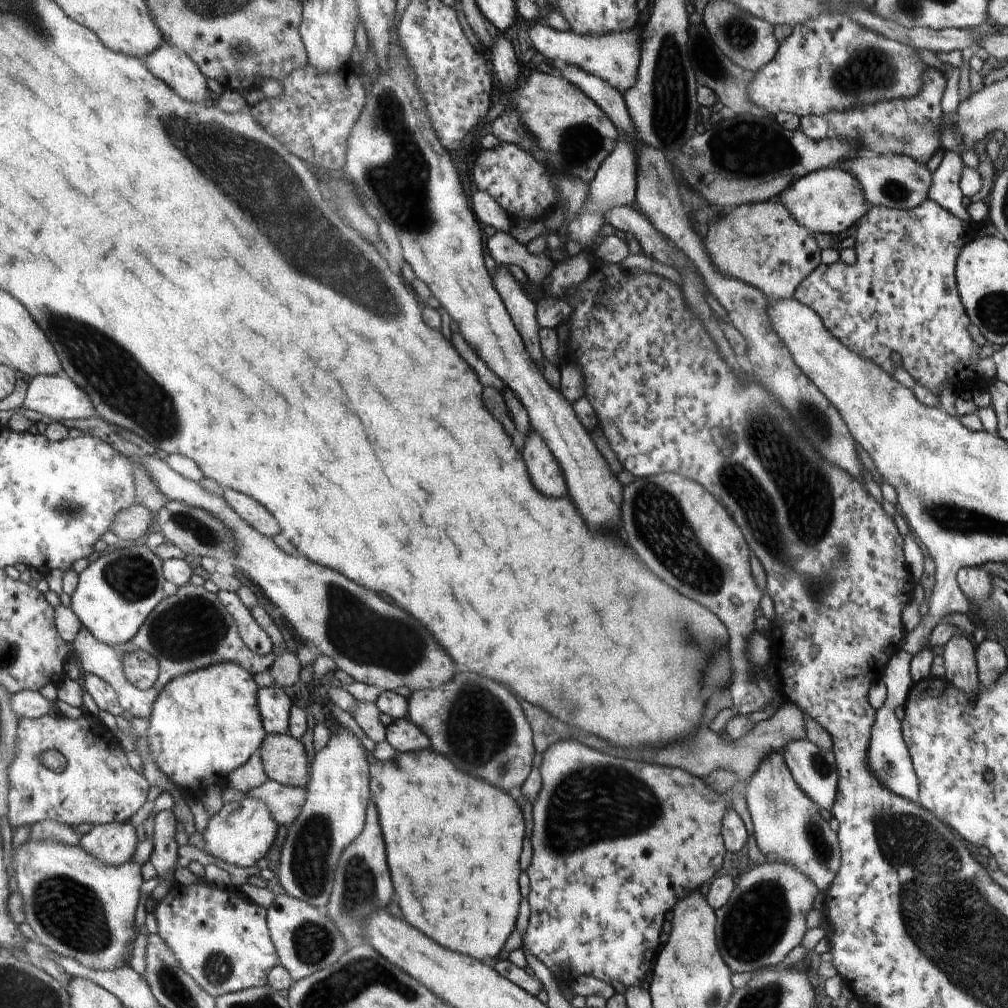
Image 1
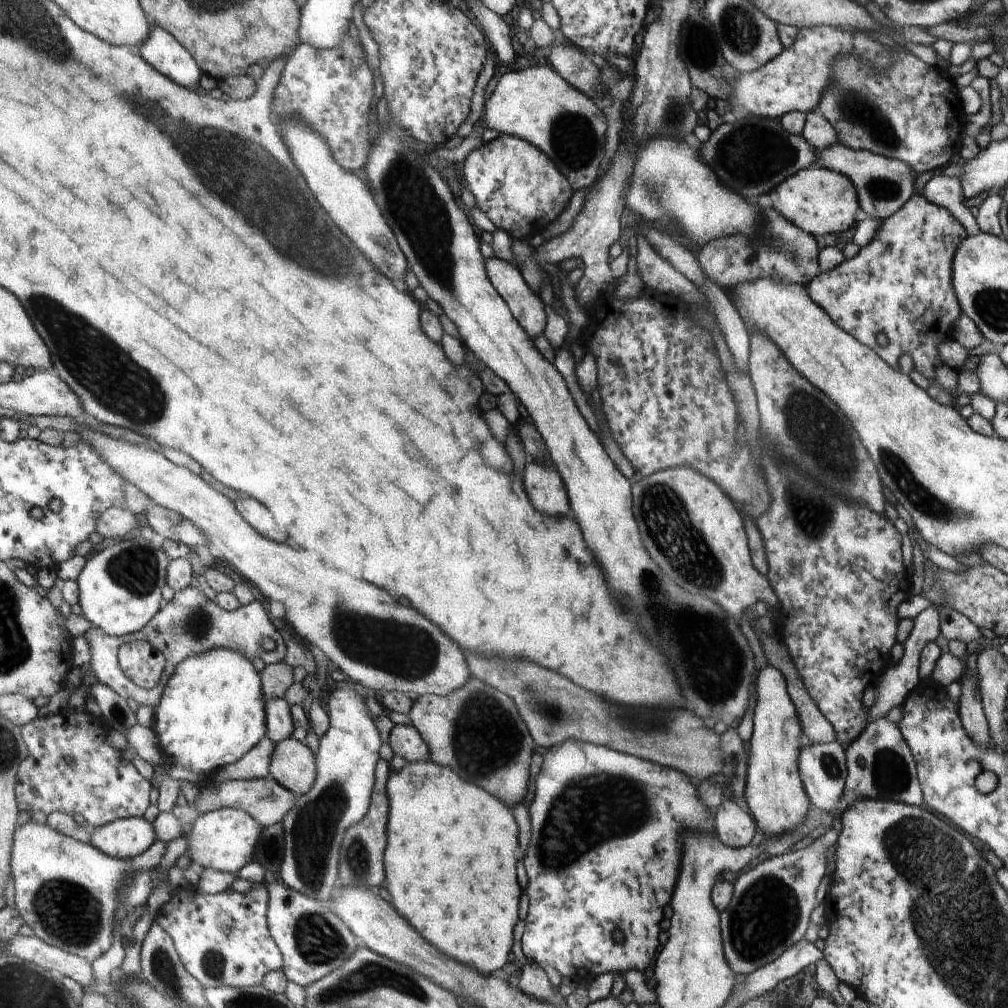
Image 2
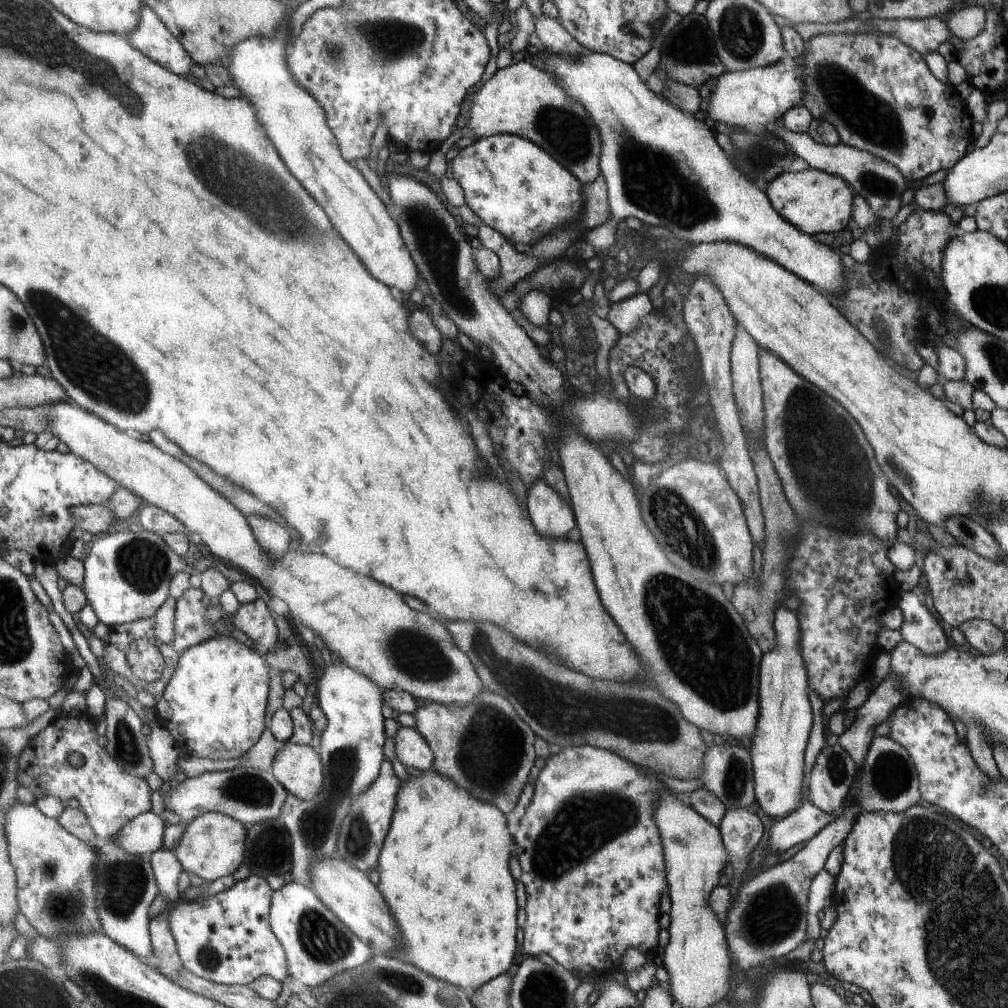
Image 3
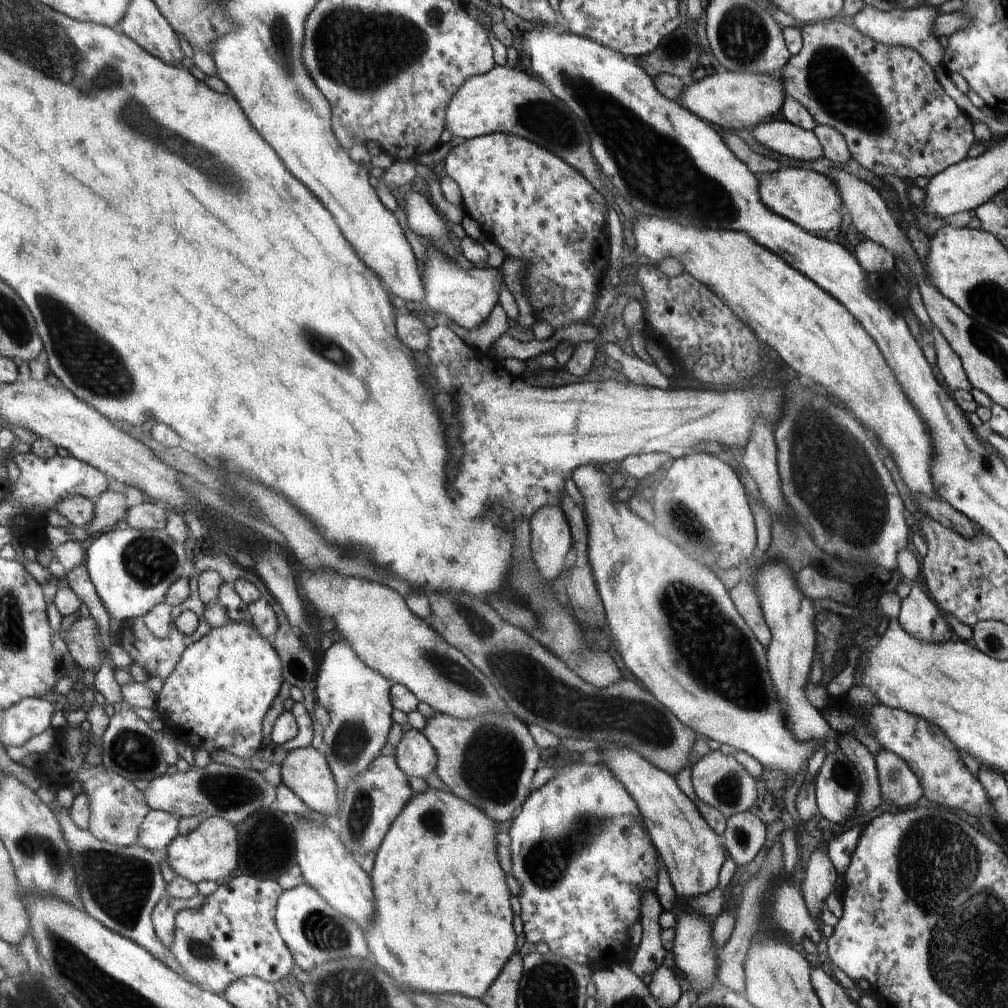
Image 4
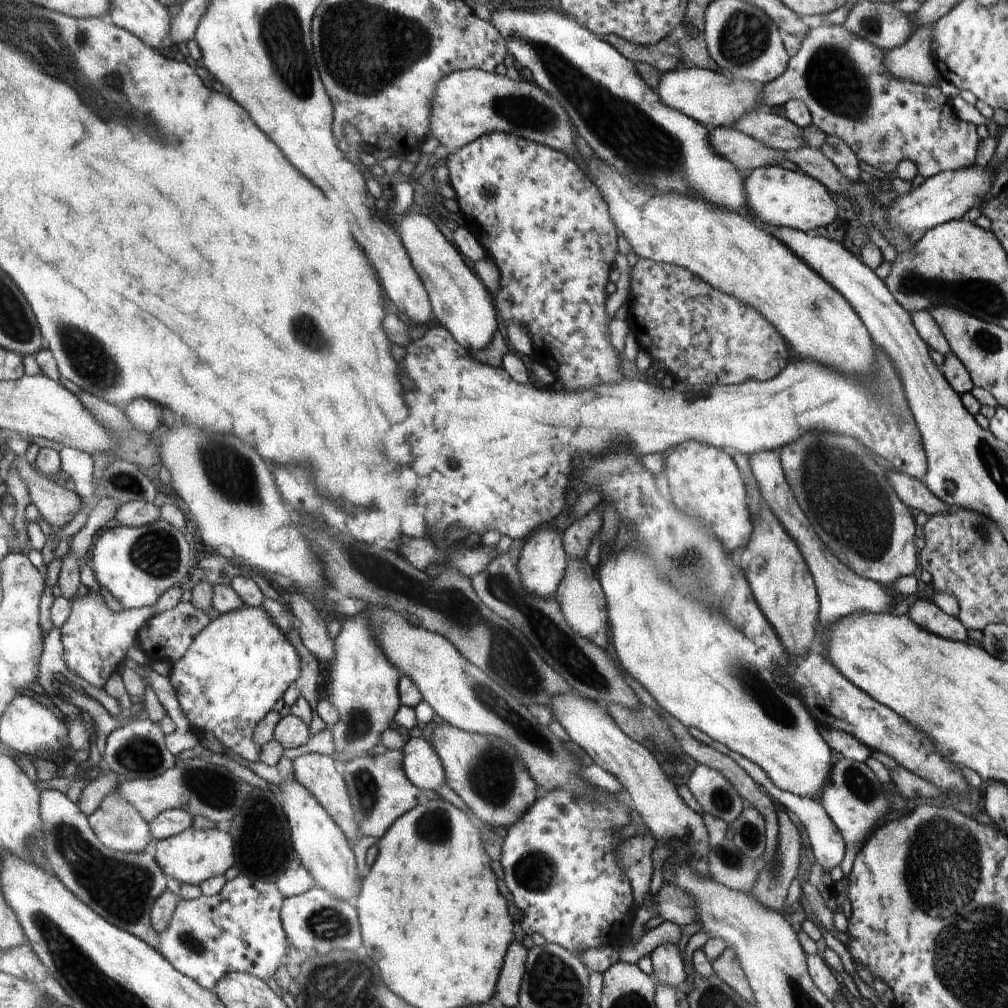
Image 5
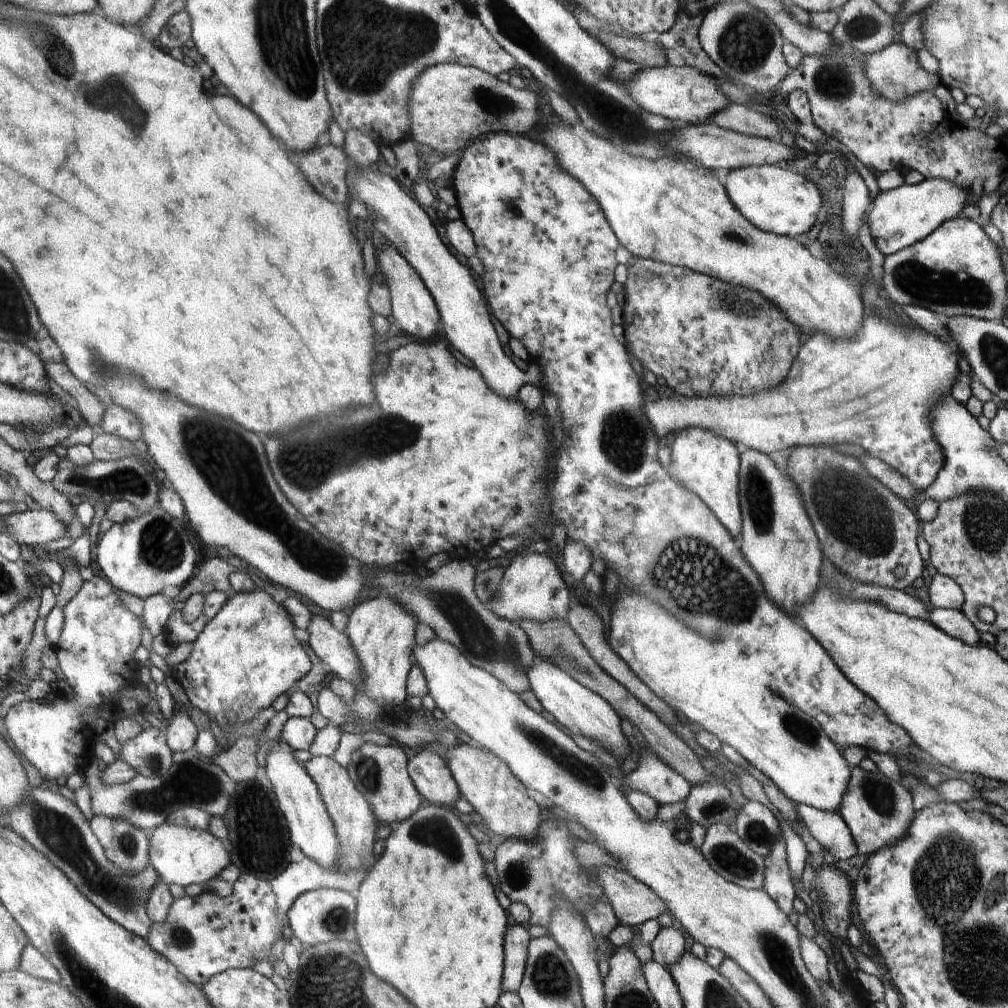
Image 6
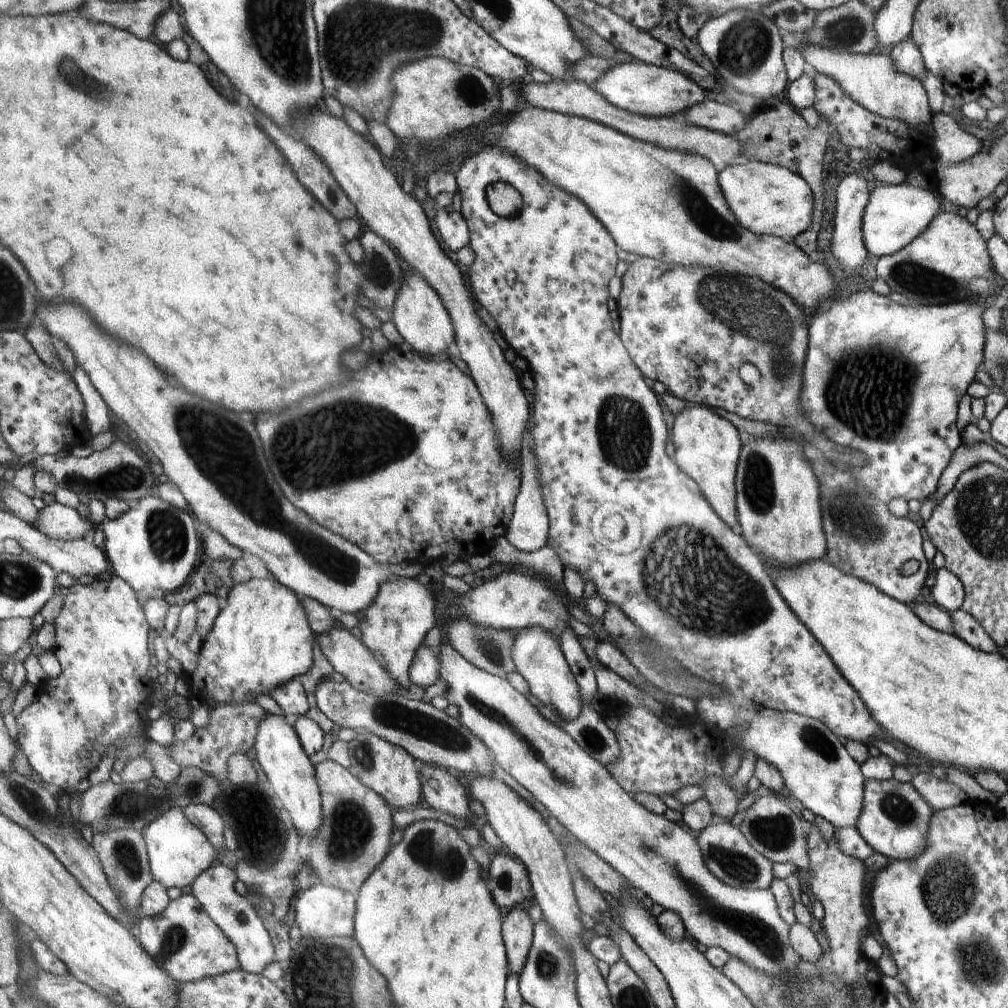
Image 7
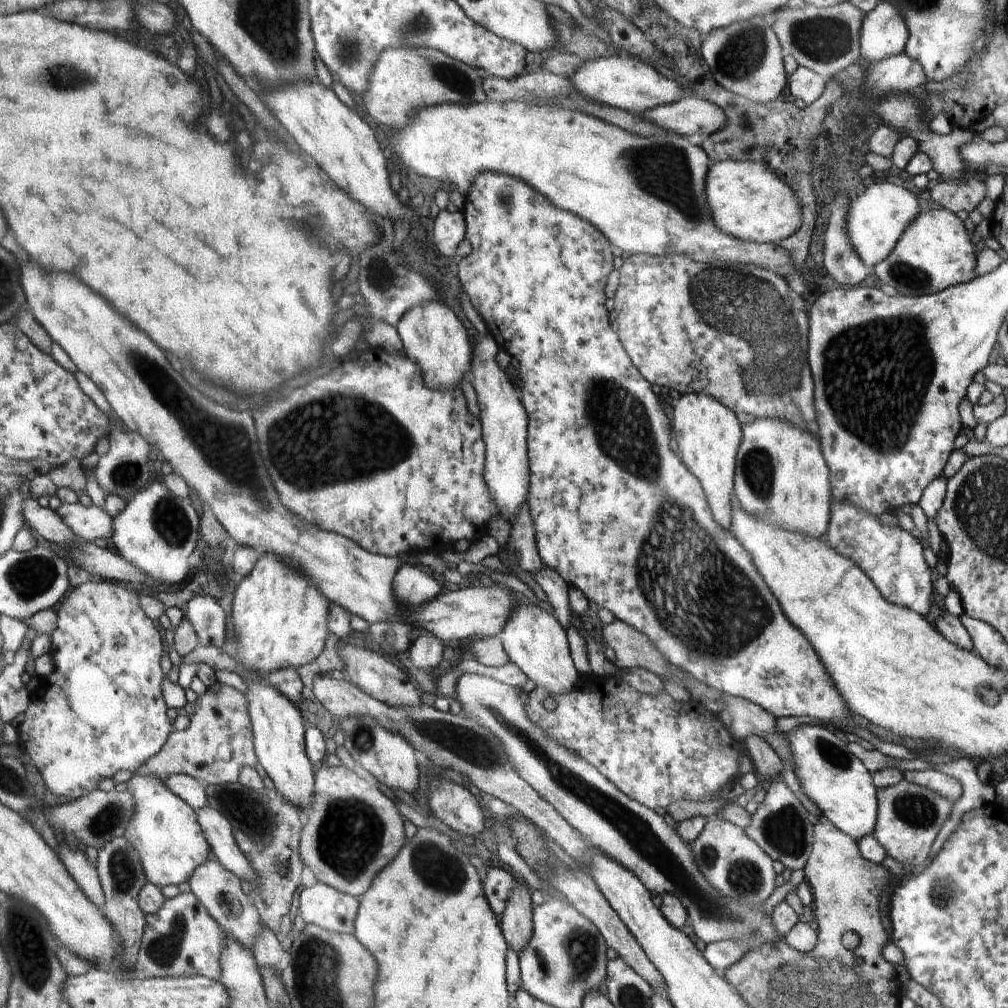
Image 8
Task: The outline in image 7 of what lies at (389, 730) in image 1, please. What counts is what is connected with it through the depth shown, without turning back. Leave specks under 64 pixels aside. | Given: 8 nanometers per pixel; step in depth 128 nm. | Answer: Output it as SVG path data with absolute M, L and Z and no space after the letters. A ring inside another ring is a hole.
M424 764L421 773L425 806L440 810L458 820L468 820L470 802L464 786L438 766Z

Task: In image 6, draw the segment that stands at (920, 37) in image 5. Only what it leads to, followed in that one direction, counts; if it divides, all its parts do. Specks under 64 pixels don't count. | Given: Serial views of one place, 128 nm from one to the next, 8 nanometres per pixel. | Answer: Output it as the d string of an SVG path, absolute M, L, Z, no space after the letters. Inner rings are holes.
M892 43L884 50L864 56L864 74L870 78L870 86L878 96L892 102L904 102L906 98L924 90L934 91L940 84L938 74L930 74L918 62L917 52L902 43Z

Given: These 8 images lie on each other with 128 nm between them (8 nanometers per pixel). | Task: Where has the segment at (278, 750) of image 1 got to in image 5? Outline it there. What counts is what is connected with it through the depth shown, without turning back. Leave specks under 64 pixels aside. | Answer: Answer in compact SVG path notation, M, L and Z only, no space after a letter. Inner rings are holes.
M308 753L292 760L294 768L294 778L306 787L306 790L316 798L316 802L328 812L330 818L337 823L343 831L346 838L357 838L360 834L357 818L354 818L352 802L350 802L349 789L346 786L344 774L335 760L326 755L318 753Z

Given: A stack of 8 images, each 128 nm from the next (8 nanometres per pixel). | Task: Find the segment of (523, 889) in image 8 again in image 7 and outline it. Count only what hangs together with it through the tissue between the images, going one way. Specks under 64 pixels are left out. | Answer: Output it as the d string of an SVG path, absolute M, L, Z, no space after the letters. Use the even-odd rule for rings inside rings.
M520 905L508 910L504 921L504 936L509 958L510 973L520 975L528 950L532 949L532 922Z

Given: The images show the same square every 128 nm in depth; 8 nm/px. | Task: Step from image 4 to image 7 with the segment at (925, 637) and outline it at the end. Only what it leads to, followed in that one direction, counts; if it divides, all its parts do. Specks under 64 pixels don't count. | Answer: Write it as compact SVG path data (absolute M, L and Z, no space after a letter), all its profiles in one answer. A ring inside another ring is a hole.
M956 610L950 613L954 624L954 634L975 650L984 653L998 653L997 645L990 637L983 625L975 617L967 614L964 610Z

